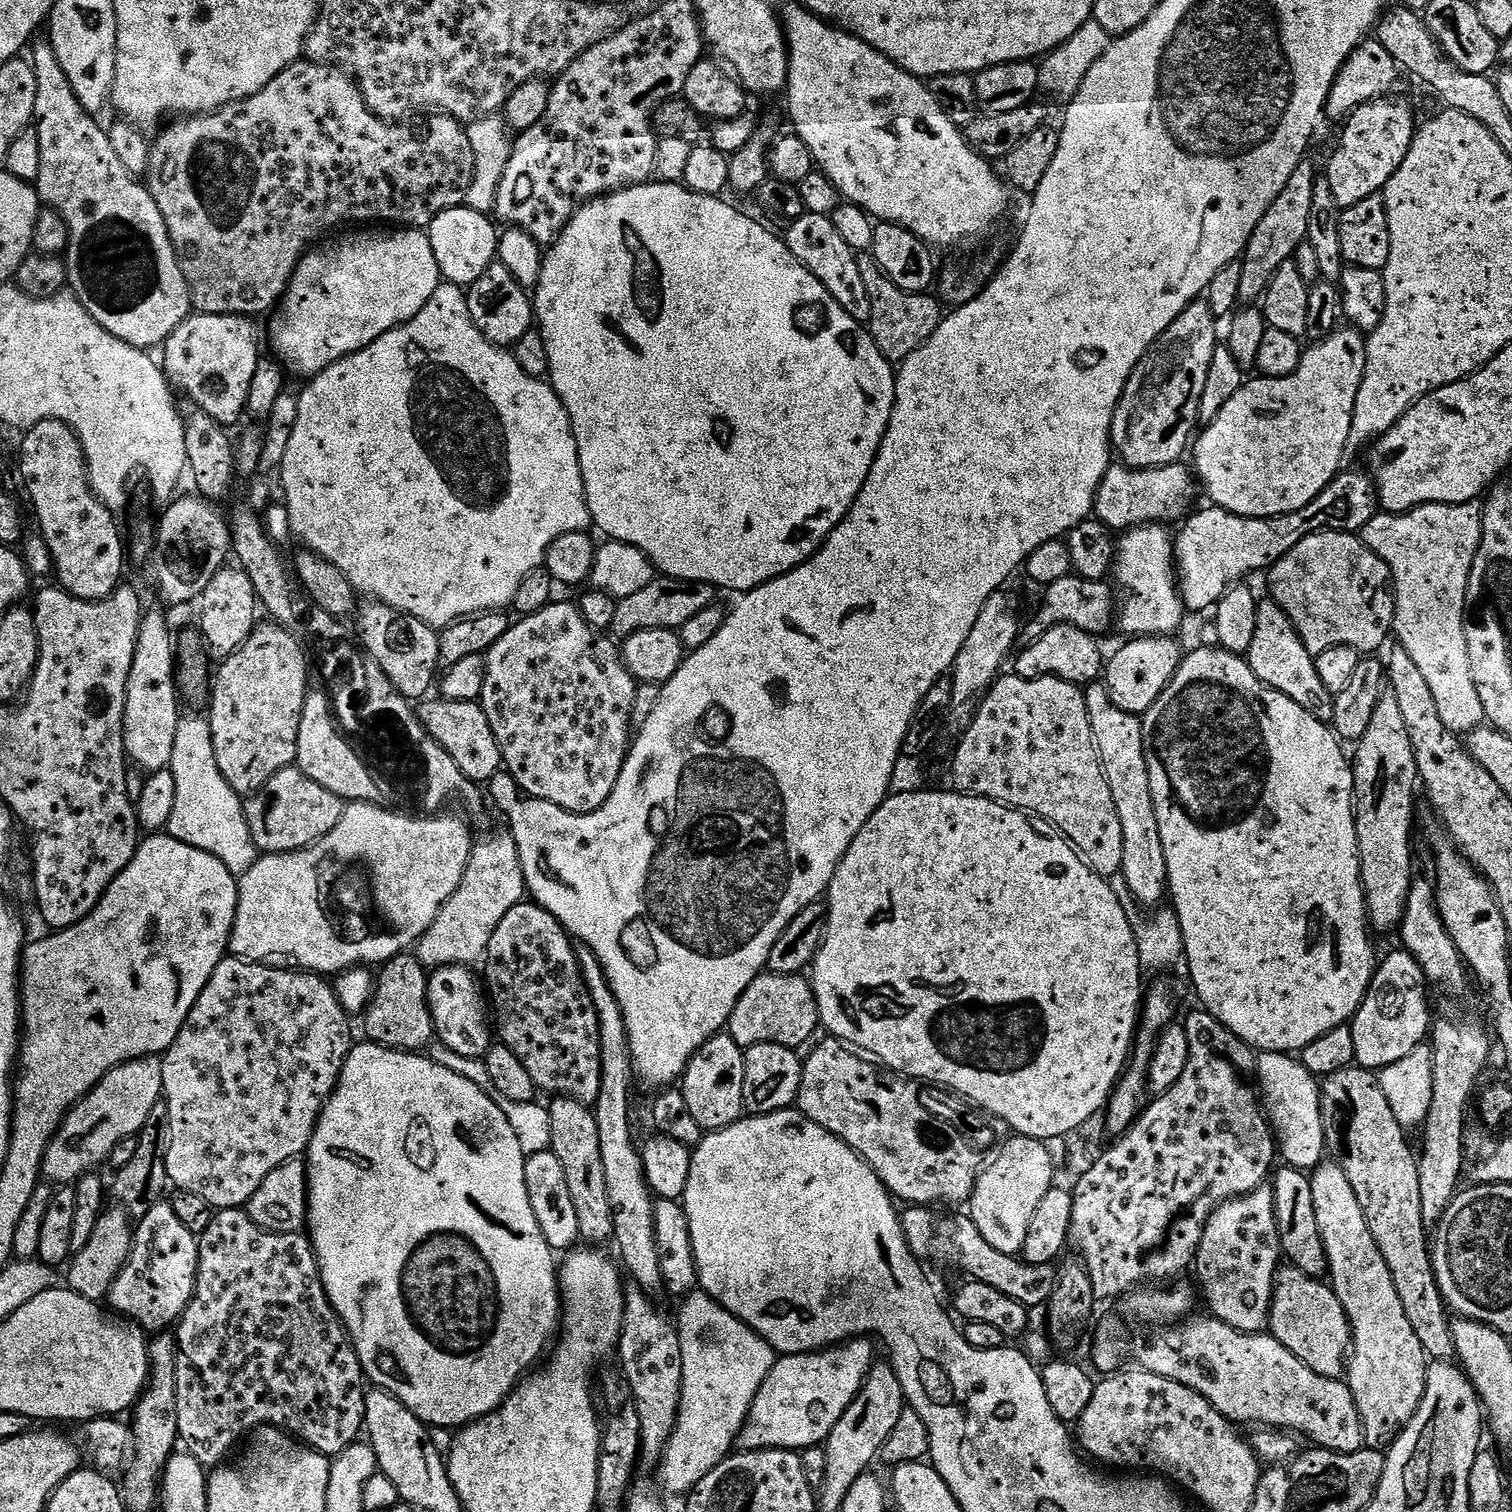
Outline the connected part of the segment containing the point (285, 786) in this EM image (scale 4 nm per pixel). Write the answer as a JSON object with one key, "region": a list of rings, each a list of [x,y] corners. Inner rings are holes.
{"region":[[[295,766],[283,768],[259,792],[247,797],[246,811],[250,834],[261,853],[297,852],[318,842],[342,818],[346,802],[338,794],[318,786],[306,774]]]}

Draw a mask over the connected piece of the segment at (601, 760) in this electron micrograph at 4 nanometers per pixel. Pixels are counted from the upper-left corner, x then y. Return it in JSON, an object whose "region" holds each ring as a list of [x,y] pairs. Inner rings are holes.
{"region":[[[553,602],[548,604],[542,610],[538,610],[534,614],[517,619],[506,630],[506,634],[502,634],[498,638],[498,642],[494,642],[494,646],[489,648],[484,656],[484,685],[482,686],[482,694],[478,701],[481,708],[486,710],[486,718],[490,718],[490,730],[494,730],[494,738],[498,738],[498,746],[500,747],[500,753],[504,759],[503,767],[514,778],[516,785],[520,787],[521,793],[525,797],[533,800],[541,800],[542,802],[550,802],[554,806],[558,806],[562,810],[567,812],[573,812],[574,814],[586,814],[587,812],[593,812],[598,810],[606,802],[606,798],[610,798],[610,794],[614,794],[614,786],[618,786],[618,774],[622,774],[622,766],[628,760],[628,750],[632,747],[632,741],[634,739],[634,725],[632,722],[632,711],[634,710],[634,694],[636,693],[637,680],[630,674],[630,670],[624,664],[624,657],[621,649],[618,647],[615,639],[609,638],[603,632],[595,632],[590,626],[590,622],[586,622],[586,618],[582,618],[579,607],[575,603],[572,604],[559,604],[559,602]]]}

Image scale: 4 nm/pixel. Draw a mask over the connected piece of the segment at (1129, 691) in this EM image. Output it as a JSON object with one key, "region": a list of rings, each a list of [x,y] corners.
{"region":[[[1171,635],[1132,638],[1124,642],[1128,644],[1122,645],[1113,656],[1107,657],[1102,680],[1120,710],[1143,714],[1150,706],[1154,706],[1162,690],[1166,690],[1180,668],[1182,659],[1182,651],[1172,639]]]}

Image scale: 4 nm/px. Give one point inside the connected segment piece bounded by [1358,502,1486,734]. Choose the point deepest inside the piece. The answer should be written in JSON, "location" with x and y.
{"location":[1430,550]}

